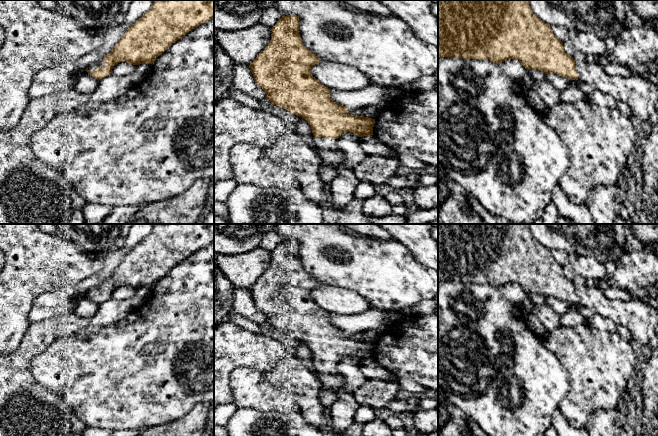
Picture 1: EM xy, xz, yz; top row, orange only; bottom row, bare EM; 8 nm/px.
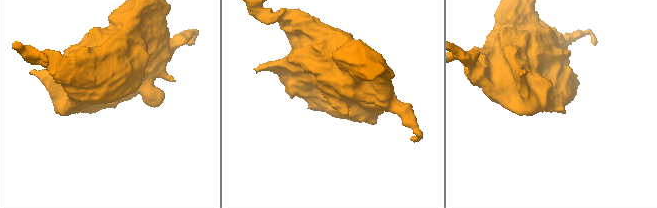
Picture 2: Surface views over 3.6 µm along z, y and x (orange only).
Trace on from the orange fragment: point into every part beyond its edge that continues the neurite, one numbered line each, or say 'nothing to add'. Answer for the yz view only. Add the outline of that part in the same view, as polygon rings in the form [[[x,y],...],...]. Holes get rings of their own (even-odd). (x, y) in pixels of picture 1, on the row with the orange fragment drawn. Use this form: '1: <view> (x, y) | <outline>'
1: yz (641, 95) | [[[591,59],[575,60],[575,67],[578,81],[588,83],[594,89],[626,103],[640,123],[649,121],[652,112],[658,108],[657,85],[643,76],[638,74],[630,77],[611,76],[600,63]]]

